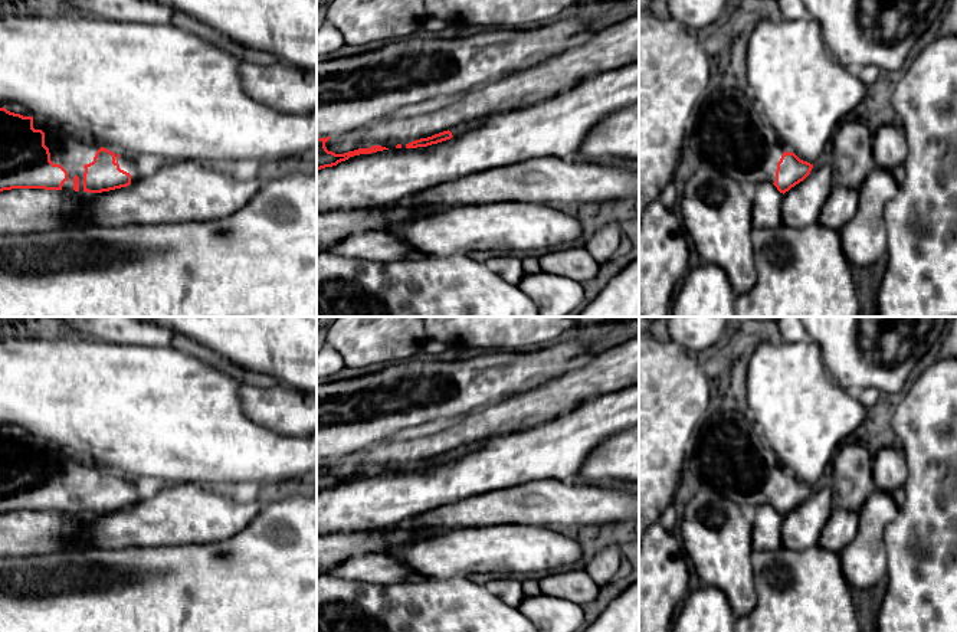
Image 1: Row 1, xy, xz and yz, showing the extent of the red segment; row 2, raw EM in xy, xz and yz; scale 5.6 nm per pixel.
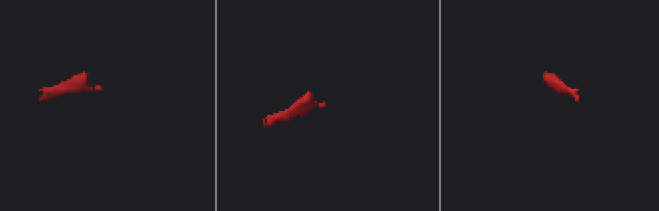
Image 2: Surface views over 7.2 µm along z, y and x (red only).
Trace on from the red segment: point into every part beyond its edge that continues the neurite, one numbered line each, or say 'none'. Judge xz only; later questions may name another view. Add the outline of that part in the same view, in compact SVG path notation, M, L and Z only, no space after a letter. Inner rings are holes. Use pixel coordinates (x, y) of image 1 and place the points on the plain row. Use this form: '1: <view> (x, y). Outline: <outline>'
1: xz (462, 451). Outline: M478 441L478 442L456 448L456 449L450 451L449 453L452 455L453 459L458 459L458 458L462 458L472 451L479 449L485 442L486 441Z

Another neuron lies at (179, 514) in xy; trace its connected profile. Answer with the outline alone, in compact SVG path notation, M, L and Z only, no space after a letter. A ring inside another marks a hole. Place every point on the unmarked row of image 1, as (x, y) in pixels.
M167 485L127 510L92 515L82 544L119 550L219 541L243 530L259 511L258 501L230 500L213 487Z

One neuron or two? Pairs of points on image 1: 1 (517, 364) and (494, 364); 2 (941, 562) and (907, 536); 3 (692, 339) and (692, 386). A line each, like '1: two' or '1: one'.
1: one
2: one
3: two

